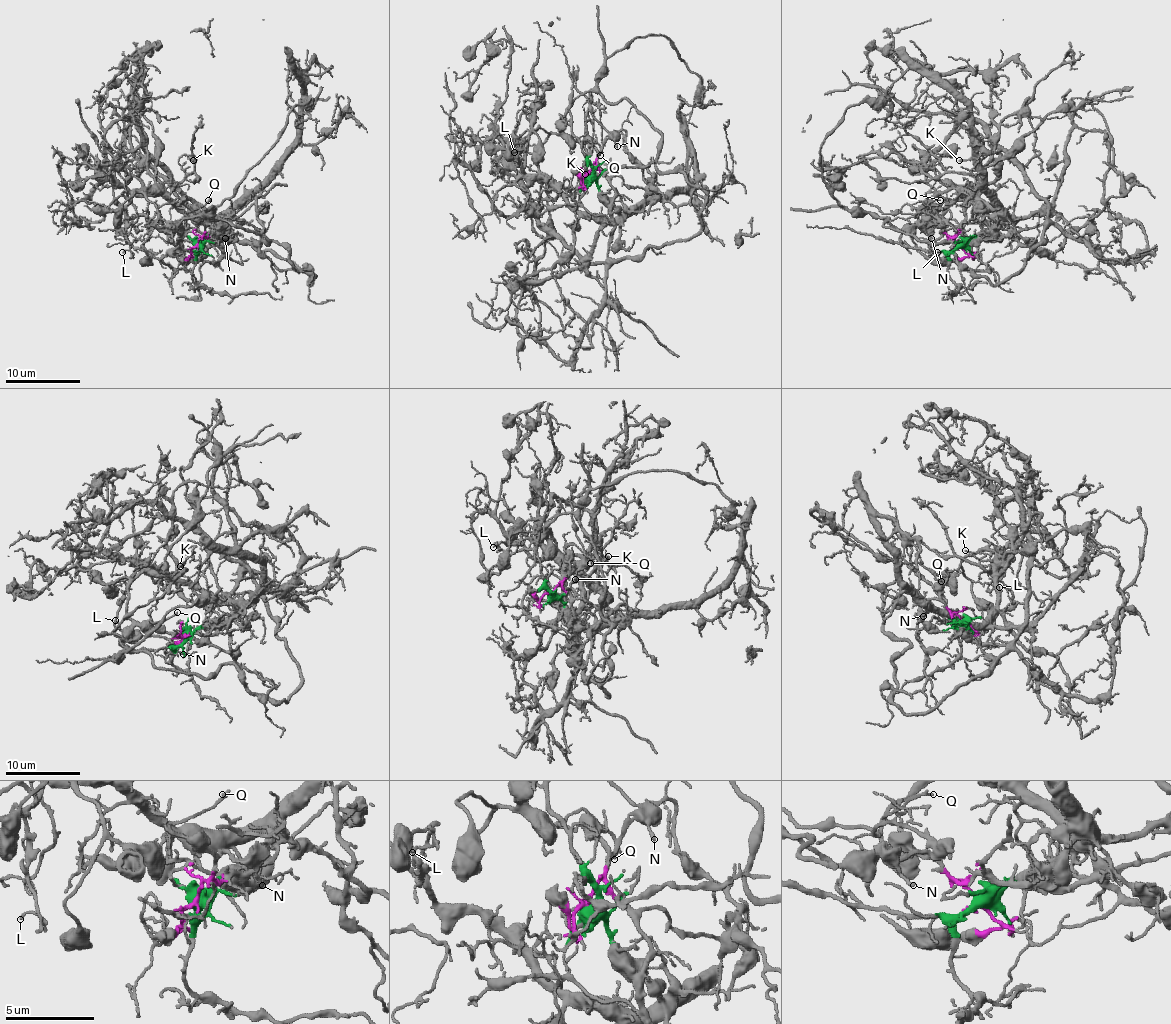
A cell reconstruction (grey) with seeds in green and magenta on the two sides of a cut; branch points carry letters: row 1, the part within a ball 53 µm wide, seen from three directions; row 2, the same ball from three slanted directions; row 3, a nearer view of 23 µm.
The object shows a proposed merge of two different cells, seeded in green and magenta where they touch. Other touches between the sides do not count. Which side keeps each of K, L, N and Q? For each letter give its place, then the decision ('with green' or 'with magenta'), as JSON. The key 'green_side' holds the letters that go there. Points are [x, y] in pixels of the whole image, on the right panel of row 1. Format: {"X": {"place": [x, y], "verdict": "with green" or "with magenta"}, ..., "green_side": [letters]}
{"K": {"place": [959, 160], "verdict": "with green"}, "L": {"place": [937, 252], "verdict": "with green"}, "N": {"place": [931, 238], "verdict": "with magenta"}, "Q": {"place": [940, 200], "verdict": "with magenta"}, "green_side": ["K", "L"]}

